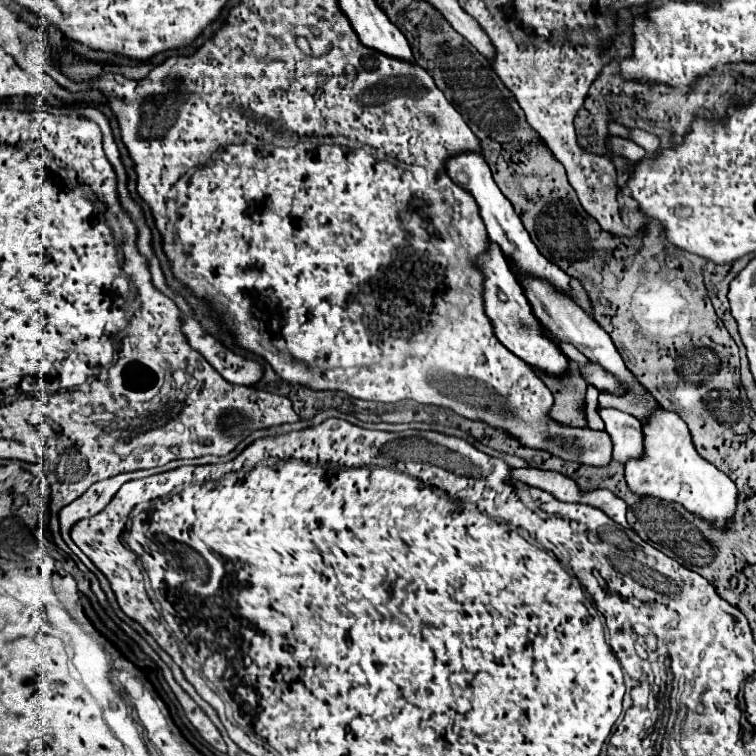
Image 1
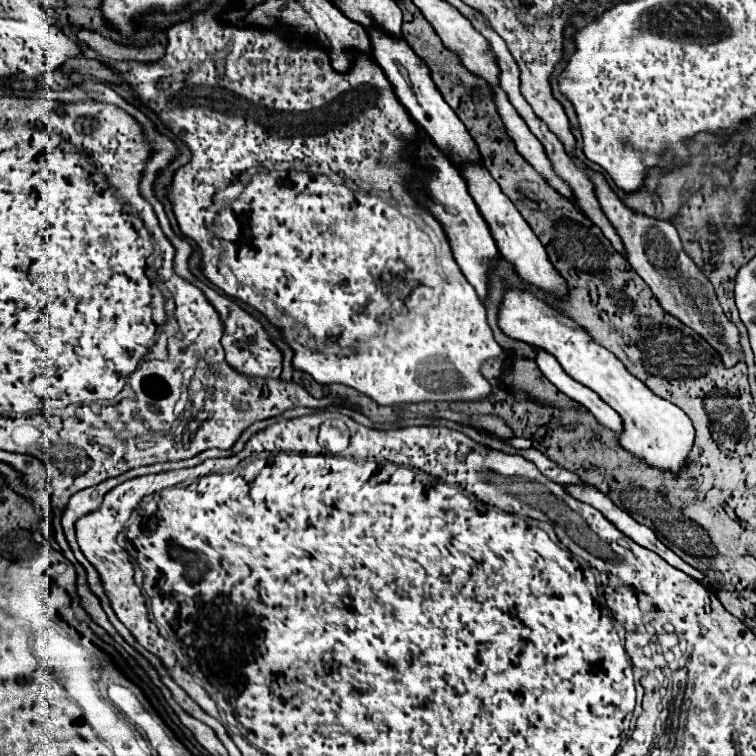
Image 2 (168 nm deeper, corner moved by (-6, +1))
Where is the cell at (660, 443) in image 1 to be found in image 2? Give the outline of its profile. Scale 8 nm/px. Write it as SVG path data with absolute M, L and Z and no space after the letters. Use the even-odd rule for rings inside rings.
M506 287L502 303L498 305L498 327L512 339L548 351L572 379L596 391L600 399L604 399L604 403L608 403L624 419L624 435L620 435L620 445L626 451L662 471L680 473L694 443L694 427L690 417L680 407L654 395L642 381L630 375L626 367L606 347L598 345L582 325L538 299L528 289Z

